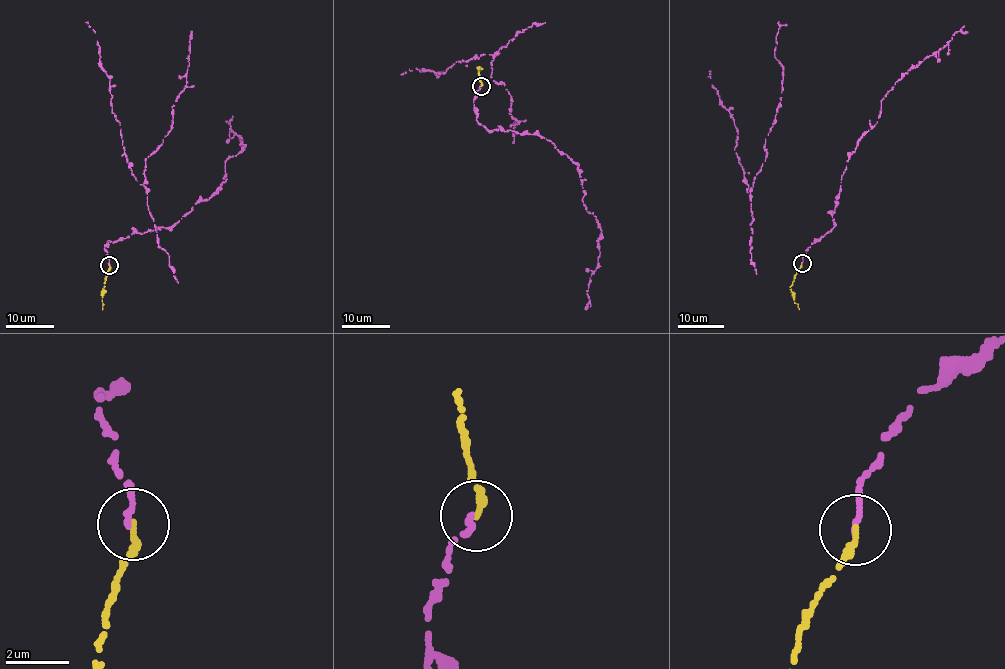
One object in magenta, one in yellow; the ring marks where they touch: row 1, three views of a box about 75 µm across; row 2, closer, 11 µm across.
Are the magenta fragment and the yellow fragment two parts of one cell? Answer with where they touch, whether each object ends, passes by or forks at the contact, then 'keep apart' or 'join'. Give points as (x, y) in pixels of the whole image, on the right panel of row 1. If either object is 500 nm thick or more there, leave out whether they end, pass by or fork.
place (802, 263); magenta ends; yellow ends; join

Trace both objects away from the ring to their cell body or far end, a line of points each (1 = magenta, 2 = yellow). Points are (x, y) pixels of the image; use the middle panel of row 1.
1: (481, 86), (473, 101), (478, 122), (489, 131), (537, 134), (577, 166), (582, 200), (601, 231), (585, 309)
2: (481, 86), (478, 67), (482, 68)

